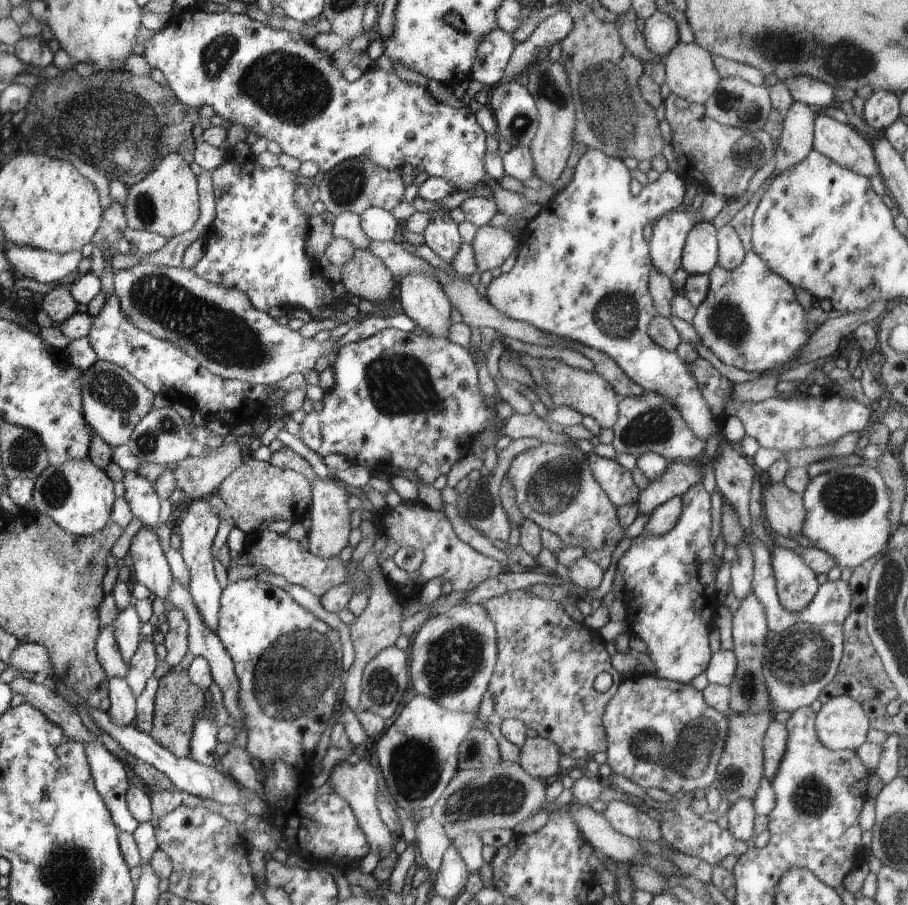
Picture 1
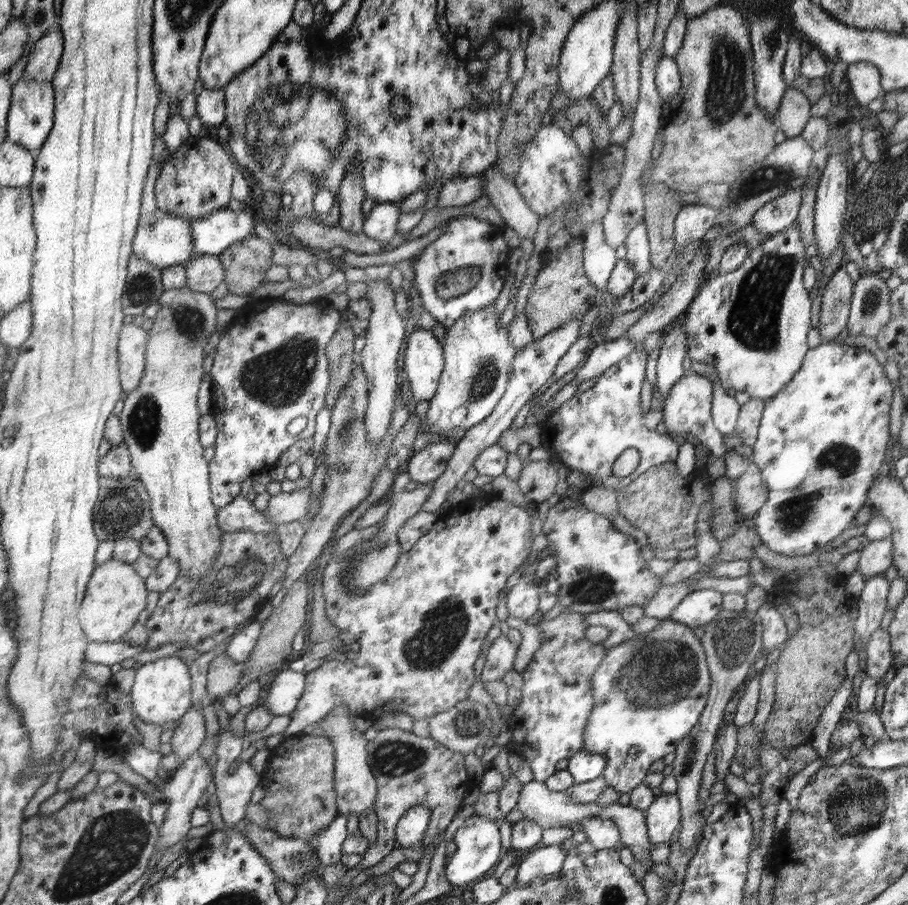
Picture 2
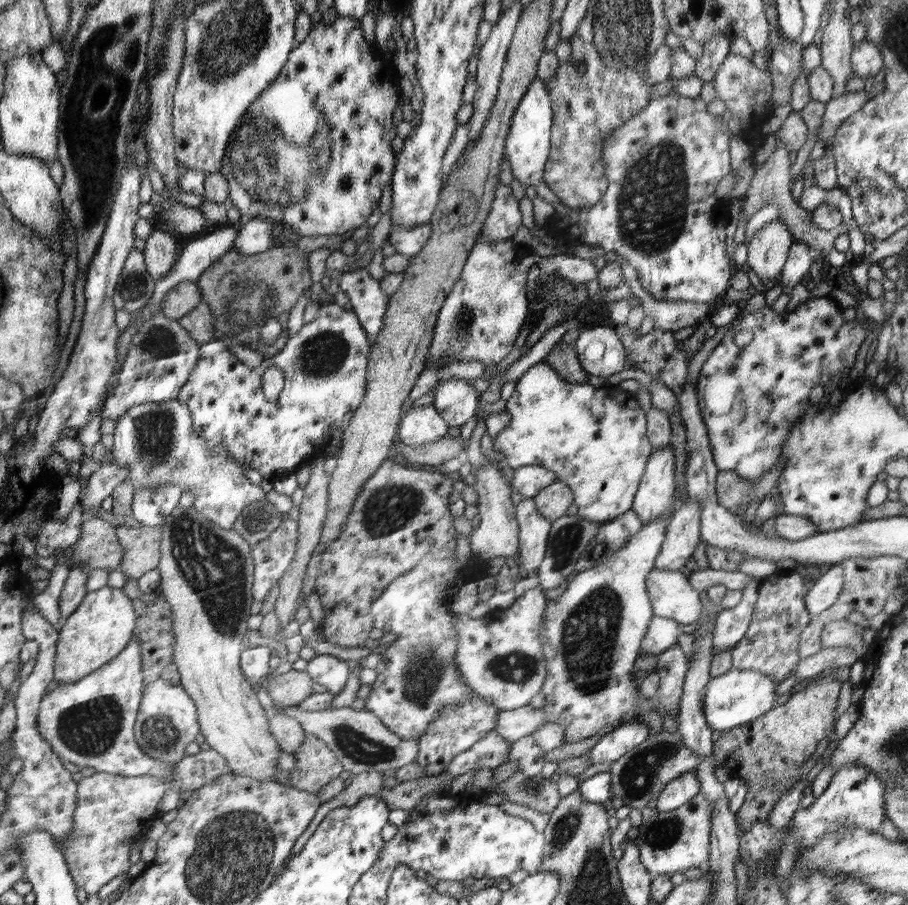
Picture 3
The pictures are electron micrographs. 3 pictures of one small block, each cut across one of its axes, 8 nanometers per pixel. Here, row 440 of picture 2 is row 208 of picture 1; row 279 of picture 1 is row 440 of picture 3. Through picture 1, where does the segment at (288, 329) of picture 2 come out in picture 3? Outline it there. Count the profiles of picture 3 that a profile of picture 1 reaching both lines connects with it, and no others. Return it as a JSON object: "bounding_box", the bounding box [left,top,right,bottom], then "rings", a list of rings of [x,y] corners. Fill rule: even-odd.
{"bounding_box":[177,302,371,479],"rings":[[[336,302],[321,305],[312,322],[304,324],[295,336],[288,338],[281,352],[273,358],[264,359],[256,368],[242,364],[225,342],[204,344],[199,362],[196,362],[196,367],[177,400],[190,408],[191,418],[195,422],[194,431],[206,440],[210,450],[224,448],[232,454],[236,463],[258,470],[264,479],[270,479],[270,476],[282,479],[282,470],[288,474],[296,470],[304,458],[312,456],[314,446],[320,446],[324,442],[326,428],[329,434],[330,424],[344,432],[366,394],[370,353],[371,340],[357,314],[340,308]],[[274,366],[284,374],[285,384],[278,399],[269,402],[262,389],[262,376],[268,368]]]}

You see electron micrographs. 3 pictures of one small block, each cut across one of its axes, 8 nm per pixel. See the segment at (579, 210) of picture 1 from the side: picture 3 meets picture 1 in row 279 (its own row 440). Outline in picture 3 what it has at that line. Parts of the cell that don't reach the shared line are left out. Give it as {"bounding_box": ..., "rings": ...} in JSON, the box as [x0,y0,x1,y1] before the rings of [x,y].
{"bounding_box":[492,360,654,523],"rings":[[[545,360],[532,366],[516,383],[516,390],[506,402],[512,420],[492,440],[493,449],[505,454],[512,469],[542,466],[554,472],[557,481],[574,491],[580,518],[603,523],[632,509],[640,478],[645,474],[644,464],[650,461],[654,449],[646,438],[644,410],[636,398],[619,385],[596,388],[589,383],[567,382]]]}

